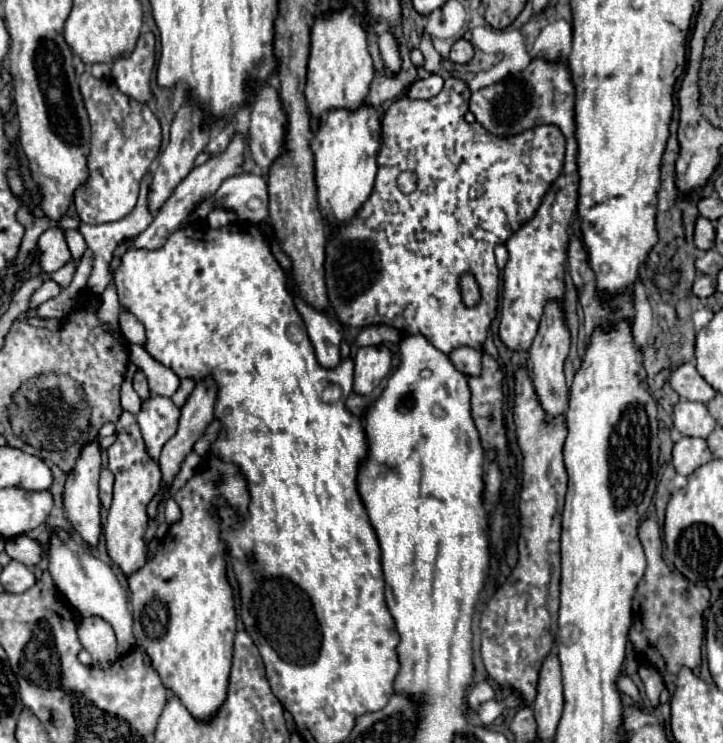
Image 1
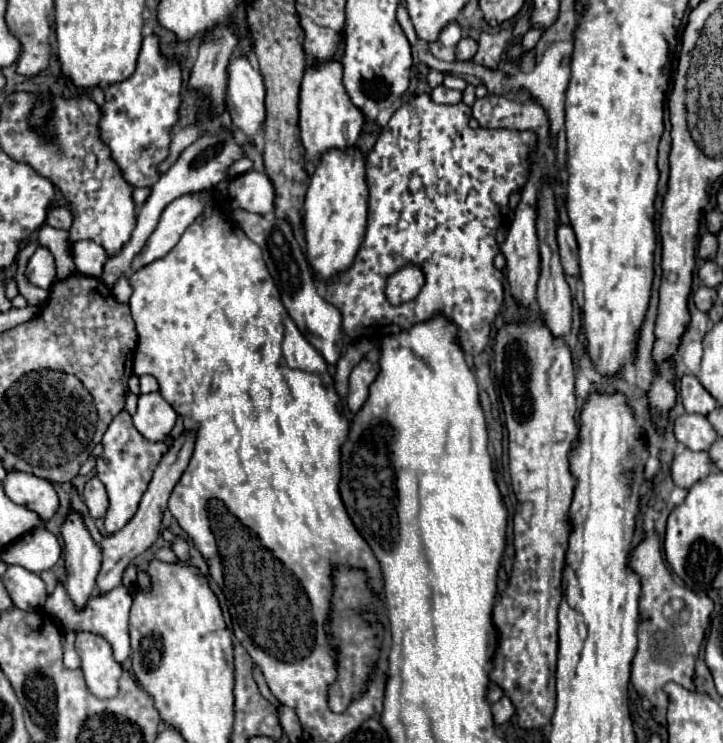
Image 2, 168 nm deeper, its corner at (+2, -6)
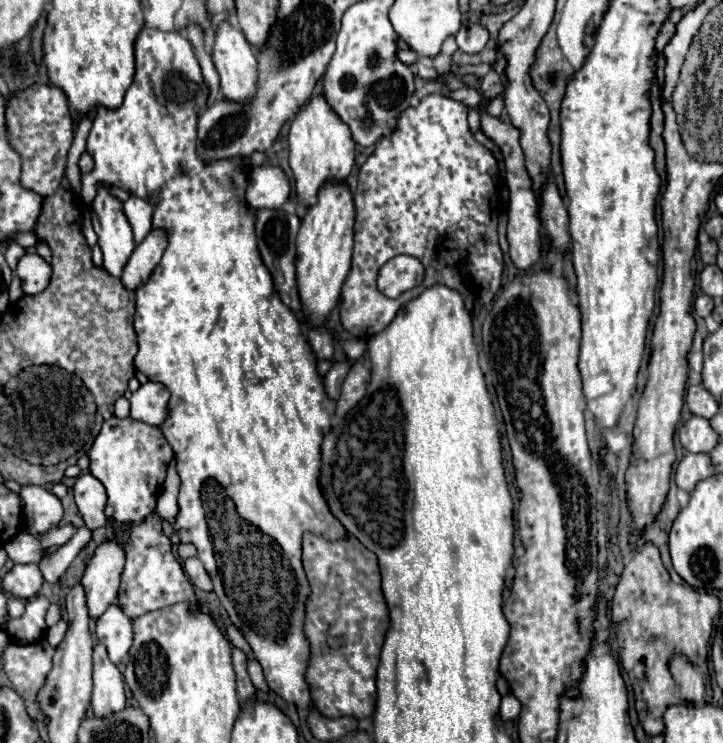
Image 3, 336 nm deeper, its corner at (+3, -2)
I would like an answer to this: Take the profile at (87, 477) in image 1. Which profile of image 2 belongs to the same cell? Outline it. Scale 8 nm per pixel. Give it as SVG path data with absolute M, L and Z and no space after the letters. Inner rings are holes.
M71 510L63 524L61 524L61 536L63 536L63 542L65 542L65 566L67 566L67 580L65 580L65 588L73 600L73 604L77 608L83 608L85 602L89 600L89 596L95 592L97 584L95 584L95 578L101 570L101 546L91 538L85 522L83 522L83 516L77 512L77 510Z

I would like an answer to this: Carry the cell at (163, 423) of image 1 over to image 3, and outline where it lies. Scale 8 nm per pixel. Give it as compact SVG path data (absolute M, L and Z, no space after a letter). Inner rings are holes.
M146 382L130 398L130 402L132 402L130 416L134 420L158 426L164 422L168 400L170 400L170 392L164 384Z

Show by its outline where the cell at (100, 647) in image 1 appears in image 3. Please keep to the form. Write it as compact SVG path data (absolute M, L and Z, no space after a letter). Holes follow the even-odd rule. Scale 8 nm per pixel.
M104 644L94 646L92 654L92 678L94 678L94 690L92 690L92 710L96 718L106 718L110 714L116 714L126 708L126 696L124 696L124 682L120 670L108 660Z

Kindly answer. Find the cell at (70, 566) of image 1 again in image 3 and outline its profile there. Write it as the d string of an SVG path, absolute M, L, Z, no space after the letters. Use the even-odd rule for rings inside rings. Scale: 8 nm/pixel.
M116 604L96 620L96 638L106 646L108 656L114 664L124 660L132 646L132 622L120 612Z

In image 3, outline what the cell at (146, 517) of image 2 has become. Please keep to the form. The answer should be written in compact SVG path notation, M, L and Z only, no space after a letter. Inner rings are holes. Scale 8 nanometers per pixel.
M118 540L102 542L80 580L86 592L88 614L92 620L100 618L108 606L116 602L118 586L120 586L120 572L124 570L124 550L120 548Z

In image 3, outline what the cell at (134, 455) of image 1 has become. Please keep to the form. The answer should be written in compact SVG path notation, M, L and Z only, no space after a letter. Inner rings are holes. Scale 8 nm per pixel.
M112 416L106 420L88 452L90 474L98 478L108 492L106 516L116 522L140 522L156 510L158 484L164 484L172 456L172 448L158 426L138 422L130 416Z

